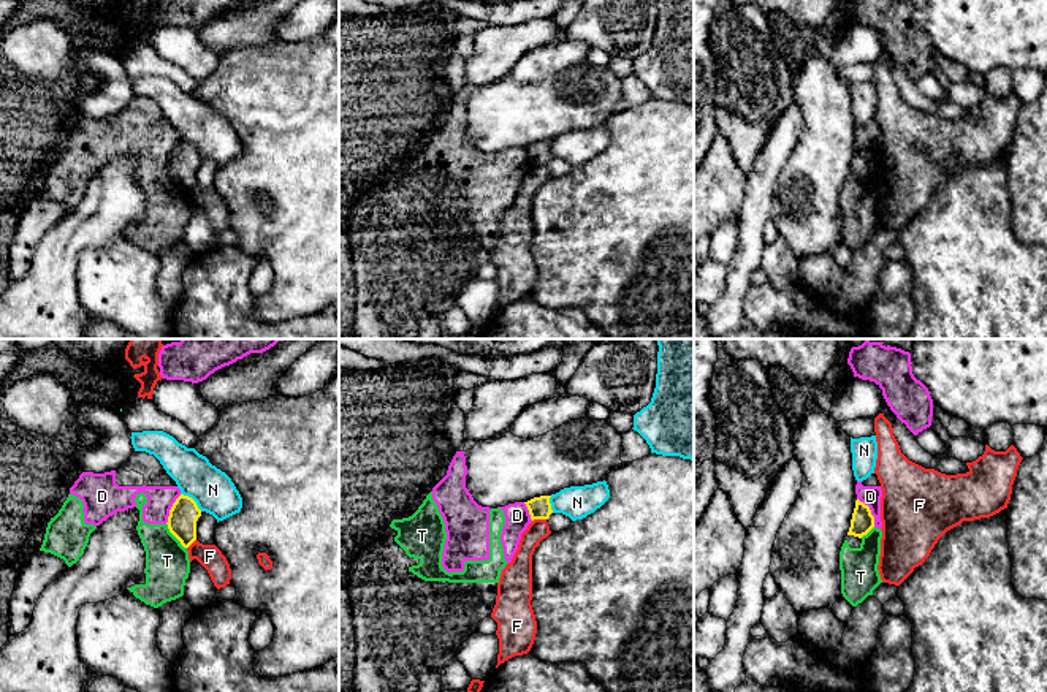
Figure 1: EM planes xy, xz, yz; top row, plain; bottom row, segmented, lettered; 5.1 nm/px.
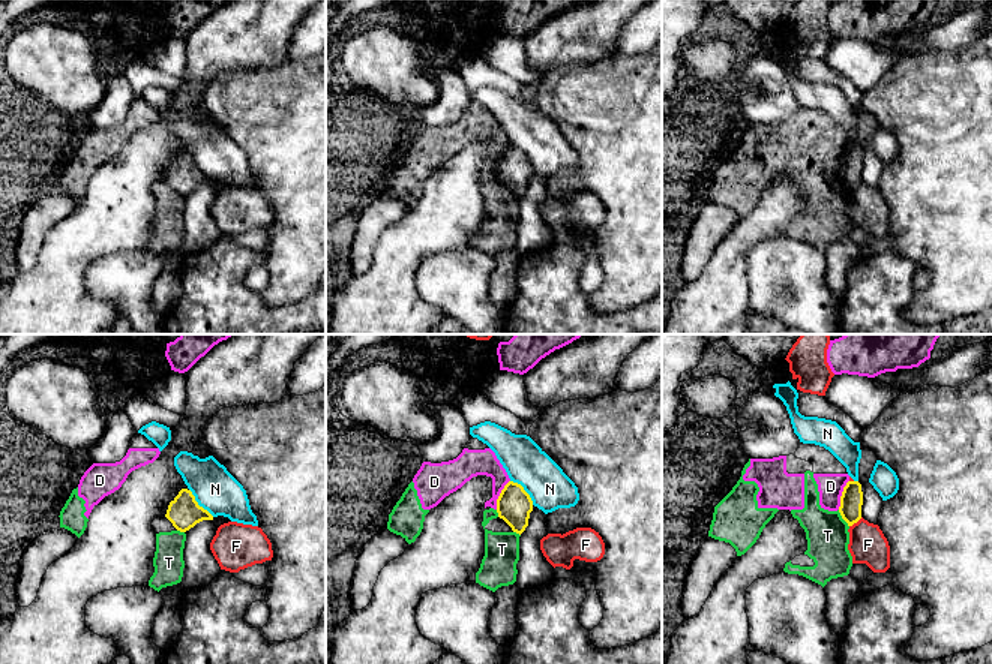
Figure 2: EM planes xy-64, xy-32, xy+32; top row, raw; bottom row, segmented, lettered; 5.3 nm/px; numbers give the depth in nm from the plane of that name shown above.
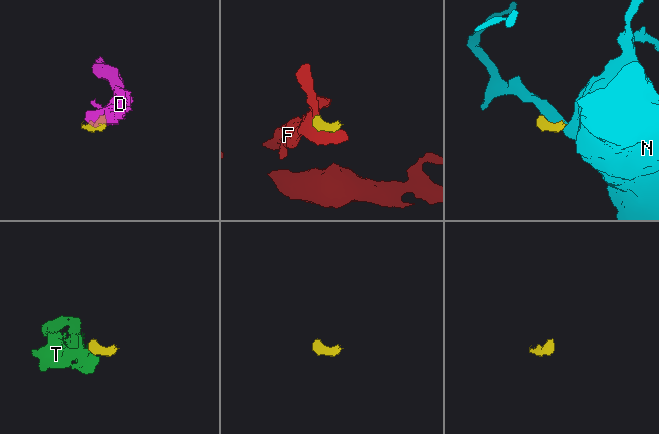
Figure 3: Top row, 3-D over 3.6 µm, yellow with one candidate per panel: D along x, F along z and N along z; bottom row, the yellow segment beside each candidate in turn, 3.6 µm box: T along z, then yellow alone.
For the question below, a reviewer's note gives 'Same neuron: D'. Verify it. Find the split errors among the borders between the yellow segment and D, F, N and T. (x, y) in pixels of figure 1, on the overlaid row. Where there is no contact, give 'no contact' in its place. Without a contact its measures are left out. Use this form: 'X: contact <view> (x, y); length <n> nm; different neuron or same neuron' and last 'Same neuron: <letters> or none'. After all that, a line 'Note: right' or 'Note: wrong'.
D: contact yz (870, 512); length 180 nm; different neuron
F: contact xz (539, 518); length 70 nm; different neuron
N: contact xy (192, 499); length 140 nm; different neuron
T: contact xy (173, 534); length 170 nm; different neuron
Same neuron: none
Note: wrong

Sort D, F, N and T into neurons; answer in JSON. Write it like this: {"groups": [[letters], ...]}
{"groups": [["D", "T"], ["F"], ["N"]]}

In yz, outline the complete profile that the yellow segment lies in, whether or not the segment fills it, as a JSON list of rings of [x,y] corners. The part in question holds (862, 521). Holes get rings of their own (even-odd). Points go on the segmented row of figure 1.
[[[857,499],[847,535],[862,538],[873,527],[874,527],[874,516],[871,515],[870,507]]]

